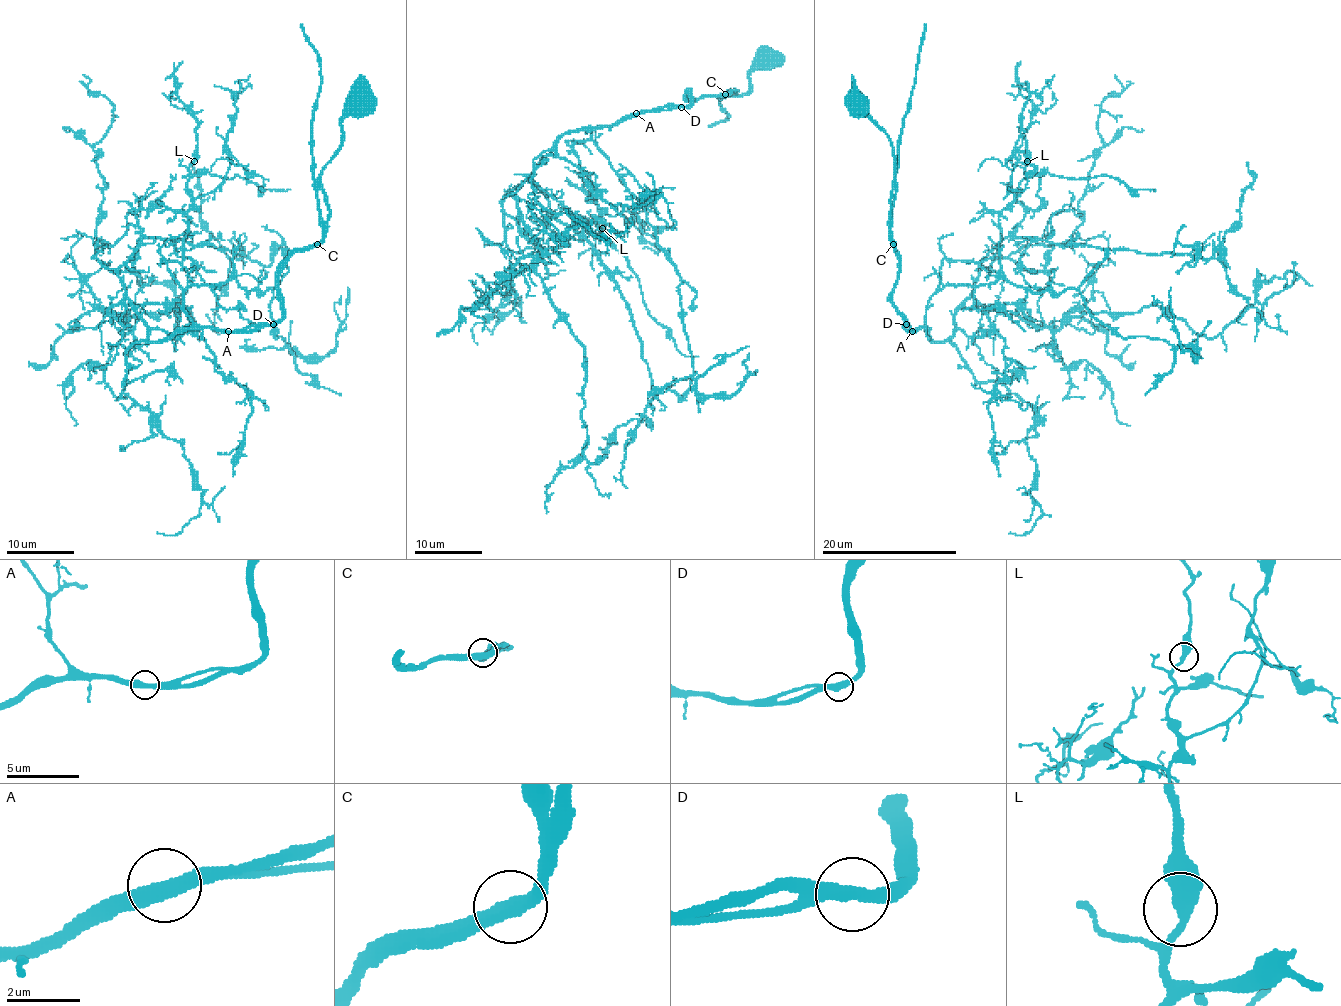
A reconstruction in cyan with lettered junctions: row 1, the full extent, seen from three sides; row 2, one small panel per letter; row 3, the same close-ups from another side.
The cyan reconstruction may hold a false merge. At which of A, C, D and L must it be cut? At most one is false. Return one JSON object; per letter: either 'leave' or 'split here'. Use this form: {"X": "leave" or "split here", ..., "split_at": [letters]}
{"A": "leave", "C": "leave", "D": "leave", "L": "leave", "split_at": []}

